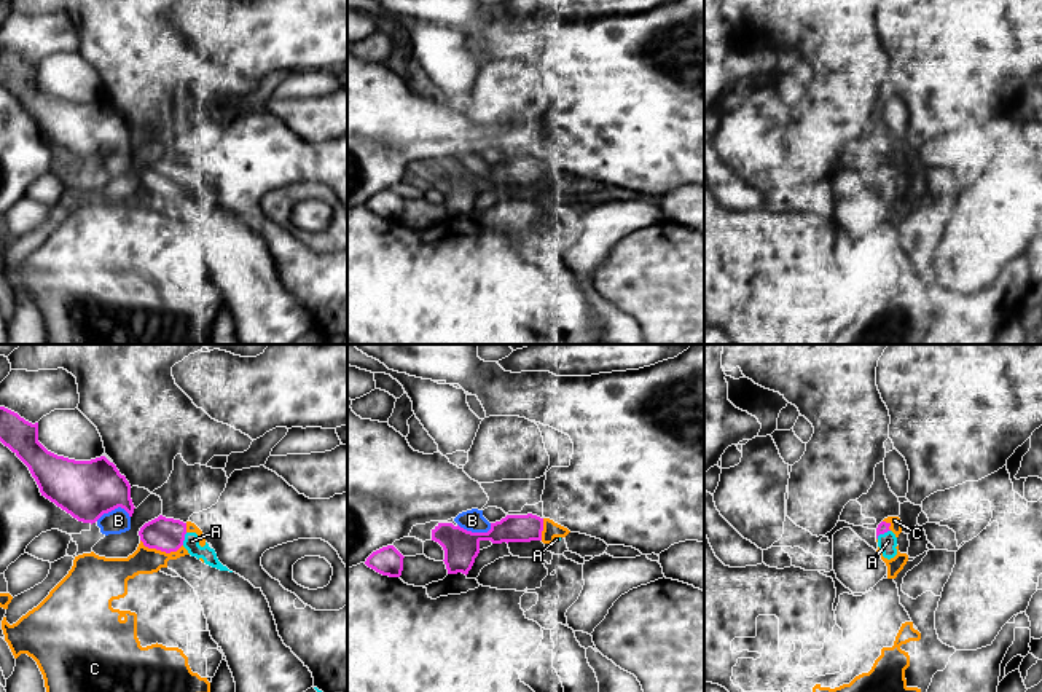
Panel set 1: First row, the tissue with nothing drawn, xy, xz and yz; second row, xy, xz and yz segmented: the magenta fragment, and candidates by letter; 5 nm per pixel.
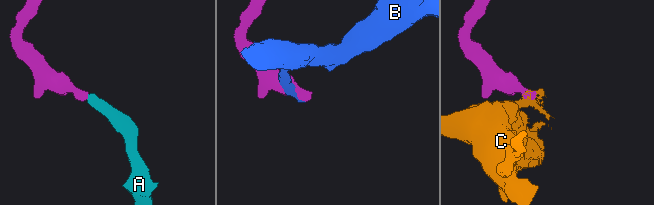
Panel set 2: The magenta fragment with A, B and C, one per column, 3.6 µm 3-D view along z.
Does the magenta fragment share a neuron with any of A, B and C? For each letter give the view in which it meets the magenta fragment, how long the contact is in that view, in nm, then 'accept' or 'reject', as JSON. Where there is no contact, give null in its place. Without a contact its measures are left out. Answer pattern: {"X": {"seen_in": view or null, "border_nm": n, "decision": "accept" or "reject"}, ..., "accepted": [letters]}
{"A": {"seen_in": "xy", "border_nm": 70, "decision": "accept"}, "B": {"seen_in": "xz", "border_nm": 180, "decision": "reject"}, "C": {"seen_in": "xy", "border_nm": 220, "decision": "reject"}, "accepted": ["A"]}

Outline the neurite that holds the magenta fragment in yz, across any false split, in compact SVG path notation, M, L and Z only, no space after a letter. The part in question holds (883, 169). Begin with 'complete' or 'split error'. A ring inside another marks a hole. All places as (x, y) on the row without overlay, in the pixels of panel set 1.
split error | M881 164L876 171L876 182L878 182L878 190L883 195L883 199L891 202L897 198L897 180L895 177L889 172L891 166Z

